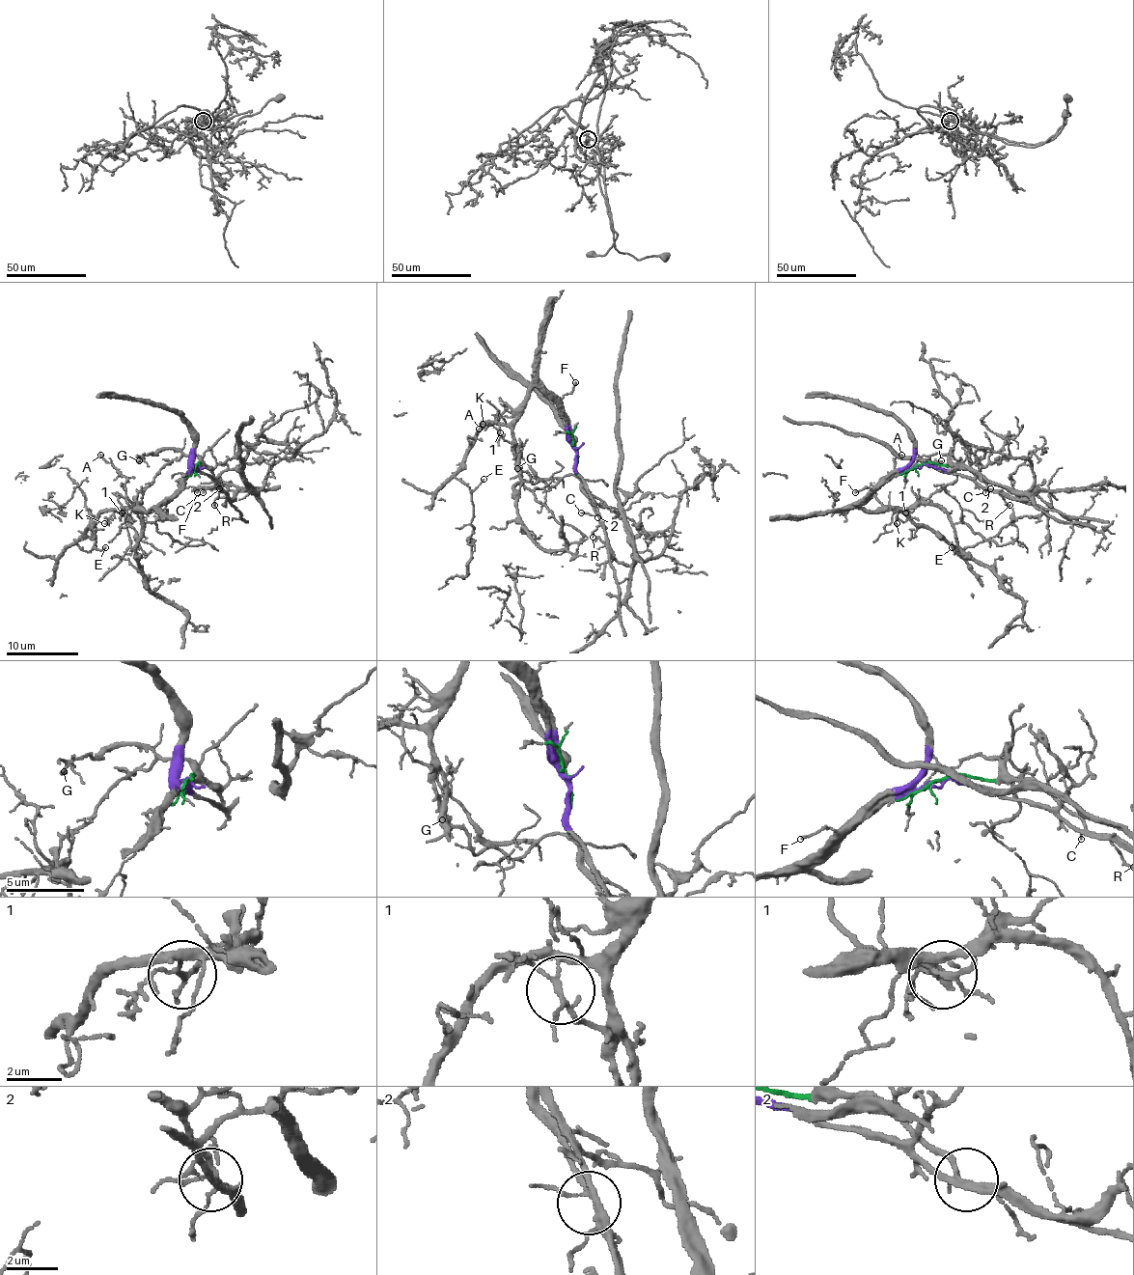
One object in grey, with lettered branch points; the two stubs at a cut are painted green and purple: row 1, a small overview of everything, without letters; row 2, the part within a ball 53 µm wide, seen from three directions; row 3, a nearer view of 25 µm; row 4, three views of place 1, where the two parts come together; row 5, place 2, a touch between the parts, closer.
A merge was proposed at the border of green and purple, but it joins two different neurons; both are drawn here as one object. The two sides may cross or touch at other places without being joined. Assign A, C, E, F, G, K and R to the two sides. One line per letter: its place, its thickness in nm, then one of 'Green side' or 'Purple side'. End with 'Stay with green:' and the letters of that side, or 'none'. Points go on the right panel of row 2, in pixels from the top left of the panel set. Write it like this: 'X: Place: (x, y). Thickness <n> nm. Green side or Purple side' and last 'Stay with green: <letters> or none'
A: Place: (901, 455). Thickness 170 nm. Purple side
C: Place: (985, 492). Thickness 100 nm. Green side
E: Place: (952, 547). Thickness 100 nm. Purple side
F: Place: (855, 492). Thickness 150 nm. Purple side
G: Place: (941, 460). Thickness 140 nm. Green side
K: Place: (897, 523). Thickness 150 nm. Green side
R: Place: (1009, 505). Thickness 160 nm. Green side
Stay with green: C, G, K, R

